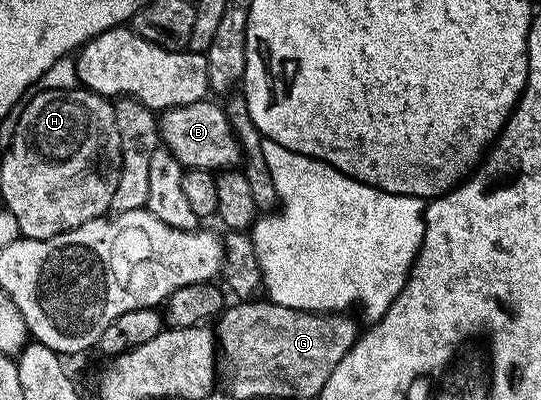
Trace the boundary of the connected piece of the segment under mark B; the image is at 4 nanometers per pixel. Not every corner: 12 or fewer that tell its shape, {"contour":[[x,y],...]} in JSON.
{"contour":[[211,100],[171,107],[159,142],[182,167],[242,165],[224,109]]}

